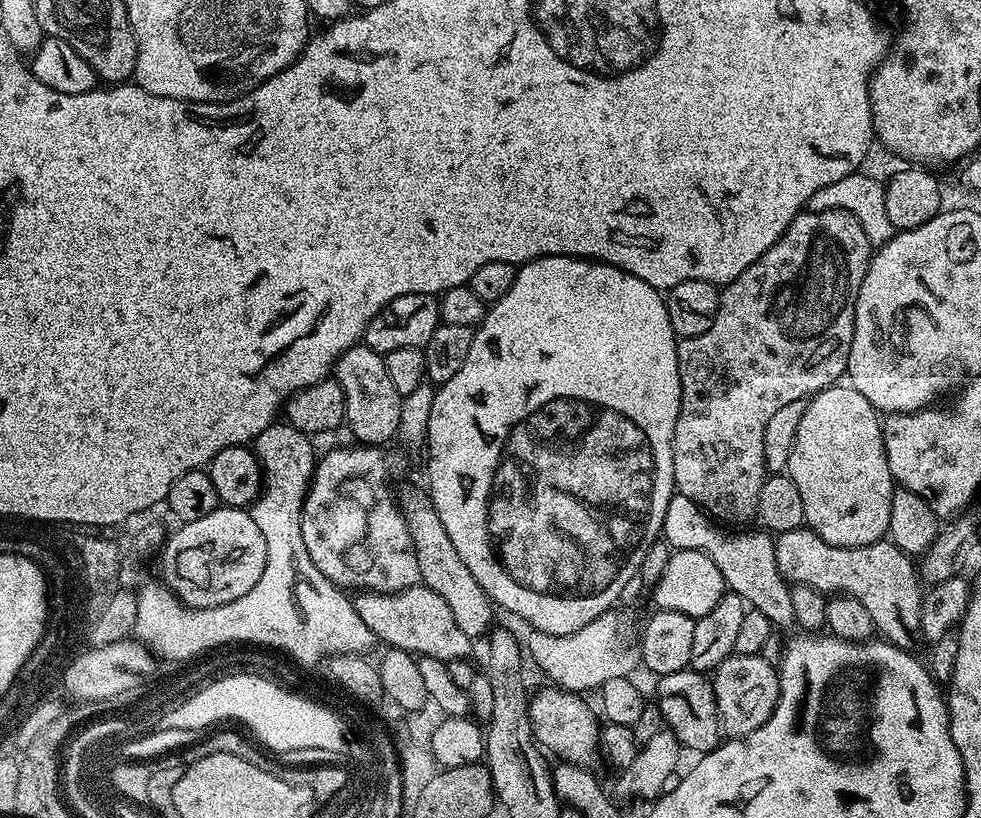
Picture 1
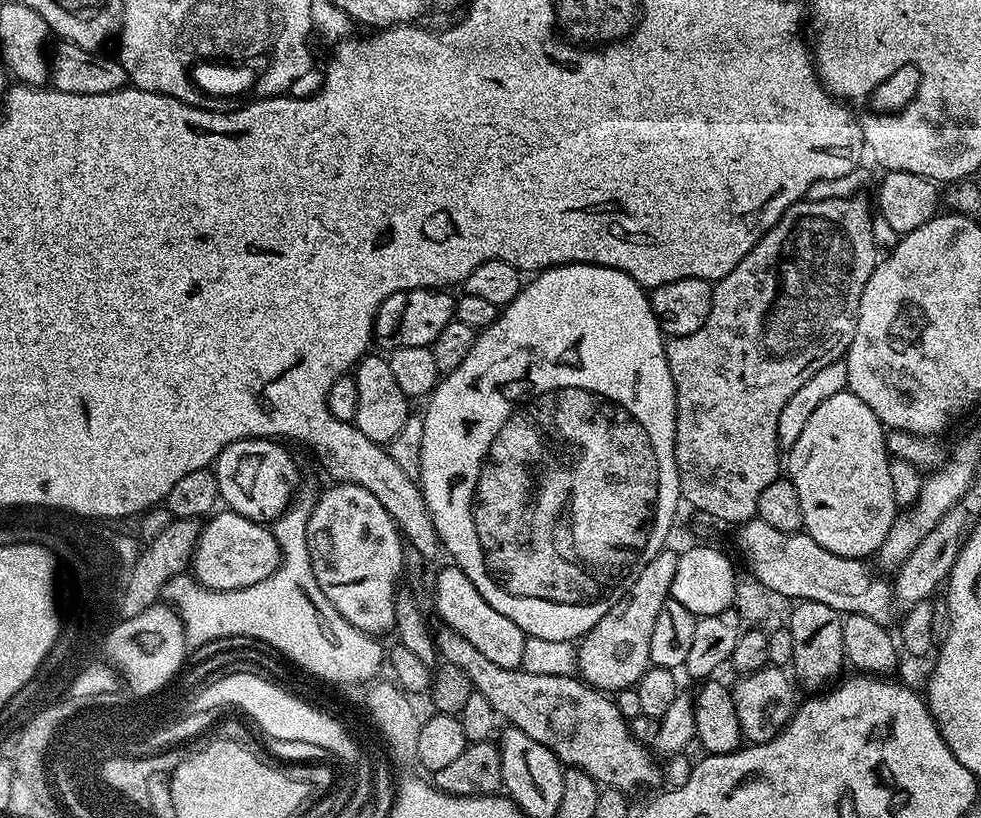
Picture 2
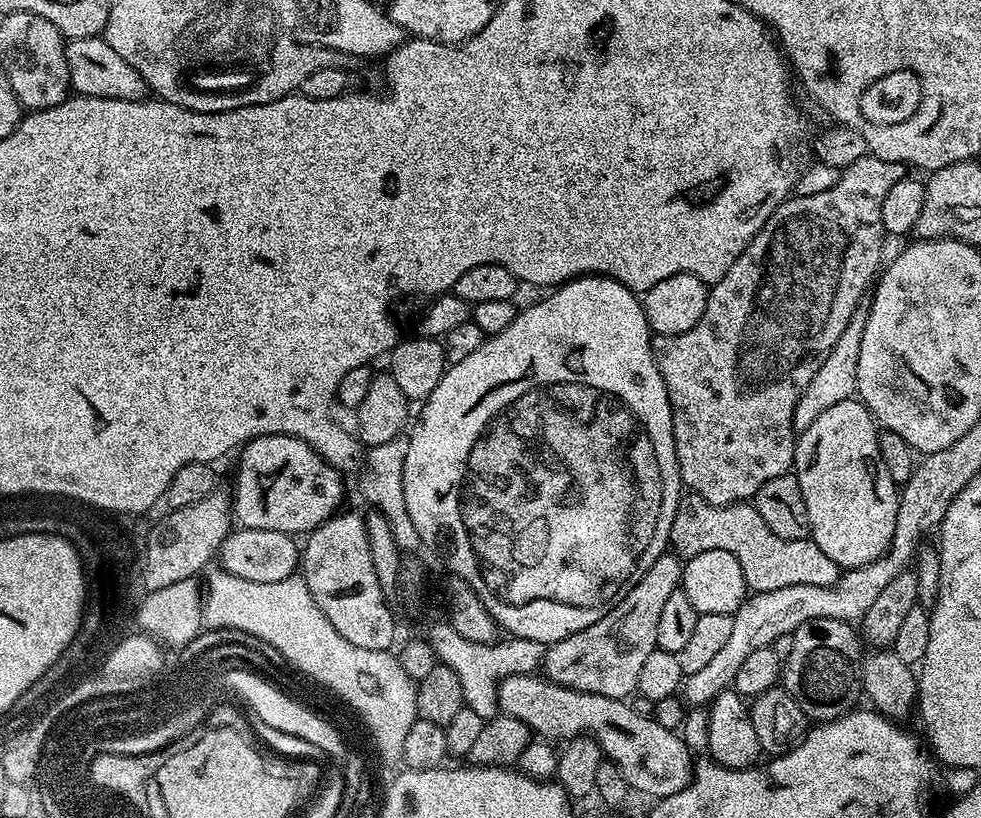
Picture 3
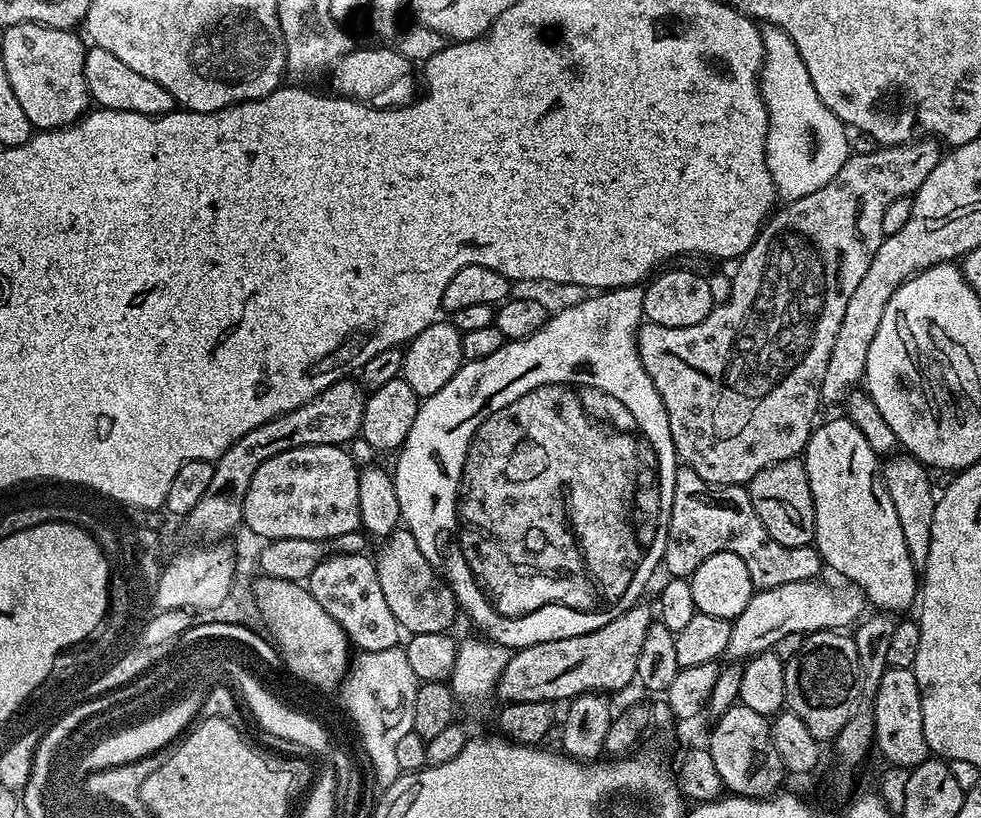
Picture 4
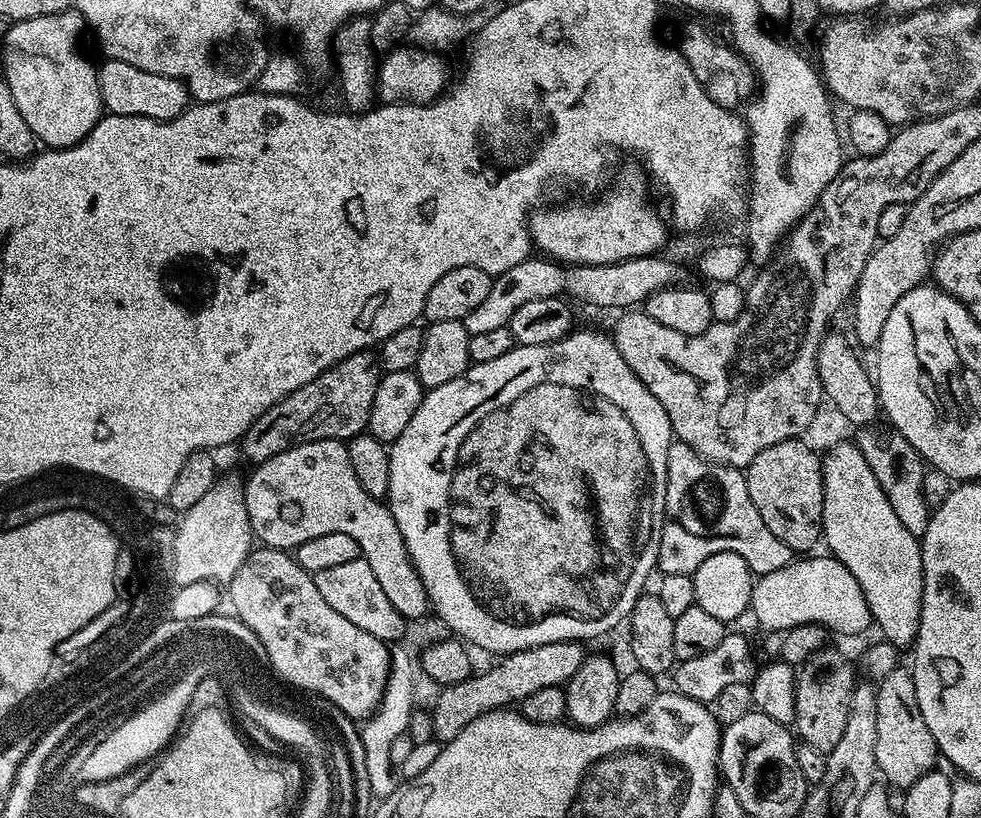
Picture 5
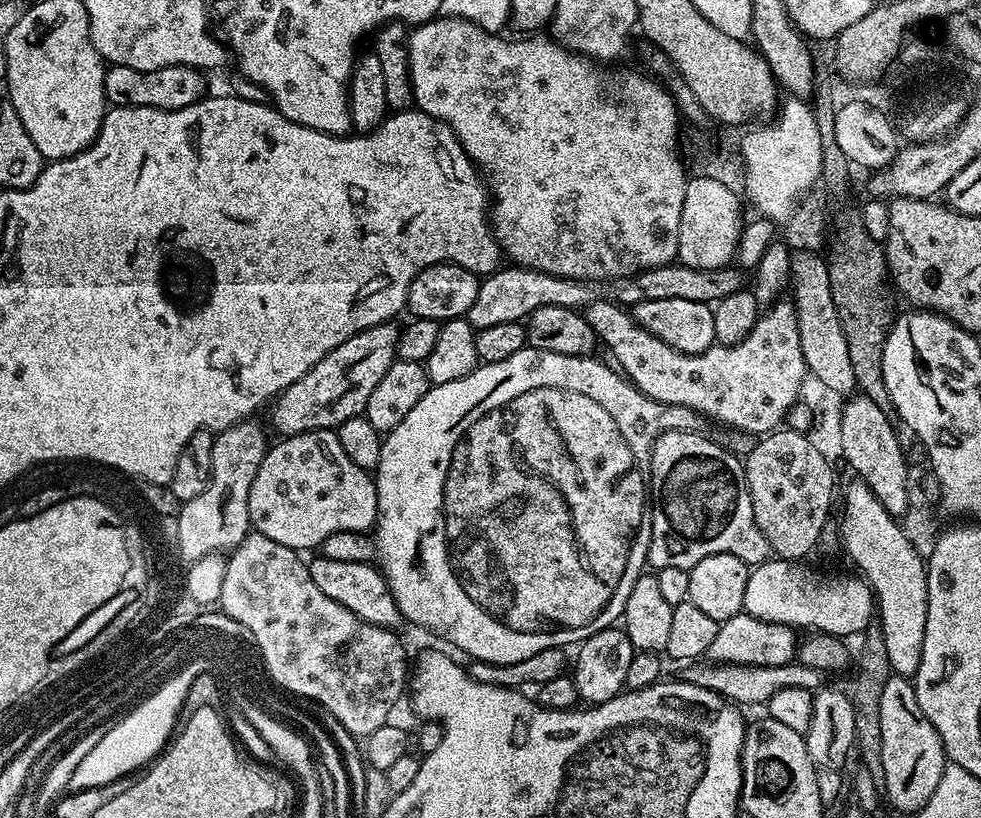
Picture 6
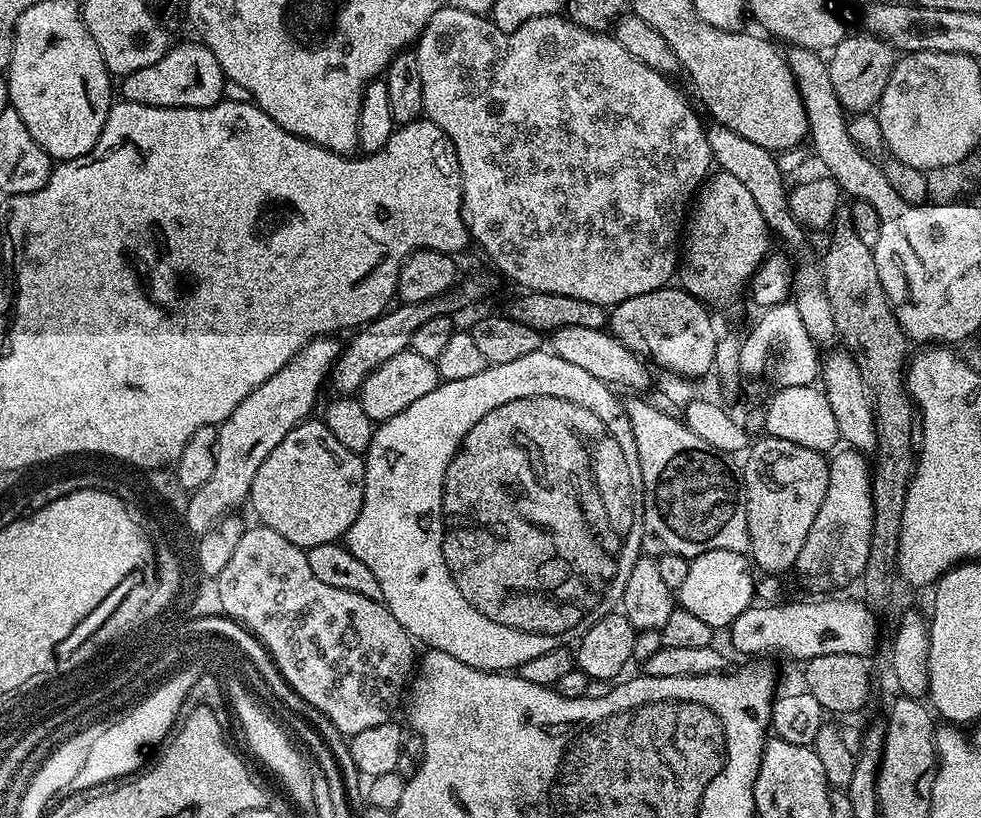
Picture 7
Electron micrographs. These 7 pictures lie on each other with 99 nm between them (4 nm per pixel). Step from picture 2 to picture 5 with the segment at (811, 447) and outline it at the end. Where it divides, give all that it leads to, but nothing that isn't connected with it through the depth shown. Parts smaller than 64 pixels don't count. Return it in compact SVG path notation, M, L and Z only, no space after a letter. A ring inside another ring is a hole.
M843 442L823 453L822 482L822 540L825 545L828 543L827 551L854 574L865 595L871 619L876 628L880 627L879 635L896 648L911 649L920 629L924 593L918 537L902 526L898 514L886 502L878 478L874 478L855 442Z

